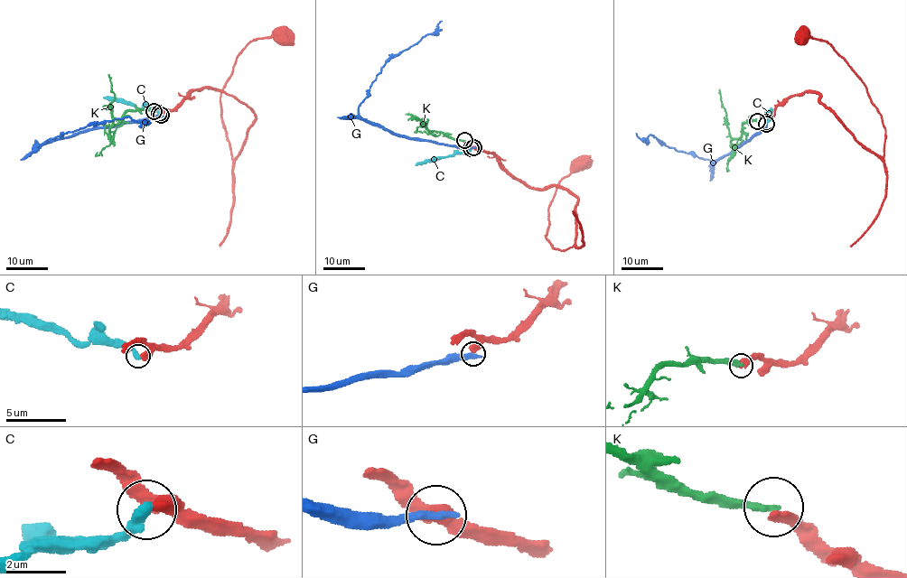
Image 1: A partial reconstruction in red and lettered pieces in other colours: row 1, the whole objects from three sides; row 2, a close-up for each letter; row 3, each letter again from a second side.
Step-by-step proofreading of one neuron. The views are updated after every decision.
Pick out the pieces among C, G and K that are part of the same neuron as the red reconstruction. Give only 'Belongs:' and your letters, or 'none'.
Belongs: none

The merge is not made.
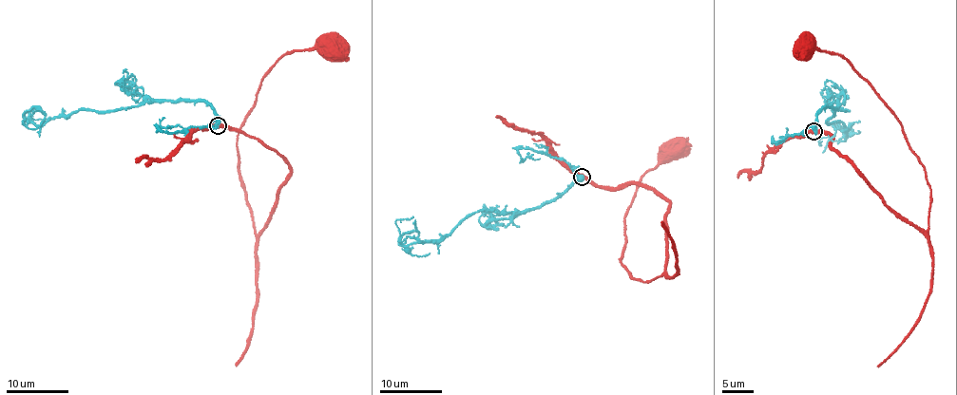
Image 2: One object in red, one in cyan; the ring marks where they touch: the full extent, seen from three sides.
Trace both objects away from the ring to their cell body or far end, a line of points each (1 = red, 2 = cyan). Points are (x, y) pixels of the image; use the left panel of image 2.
1: (218, 125), (276, 148), (291, 172), (257, 234), (239, 164), (241, 122), (280, 58), (329, 47)
2: (218, 125), (218, 116), (203, 101), (77, 110), (41, 125), (24, 115), (35, 108), (45, 114), (40, 137)

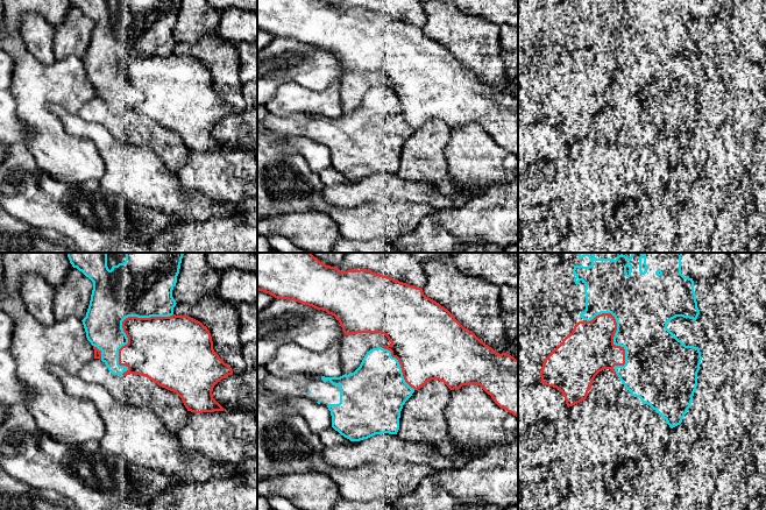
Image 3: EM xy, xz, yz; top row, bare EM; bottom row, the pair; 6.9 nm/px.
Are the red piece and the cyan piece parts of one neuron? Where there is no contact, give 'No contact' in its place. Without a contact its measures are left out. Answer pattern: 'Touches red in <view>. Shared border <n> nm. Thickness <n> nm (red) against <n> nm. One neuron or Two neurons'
Touches red in xy. Shared border 550 nm. Thickness 360 nm (red) against 360 nm. Two neurons

